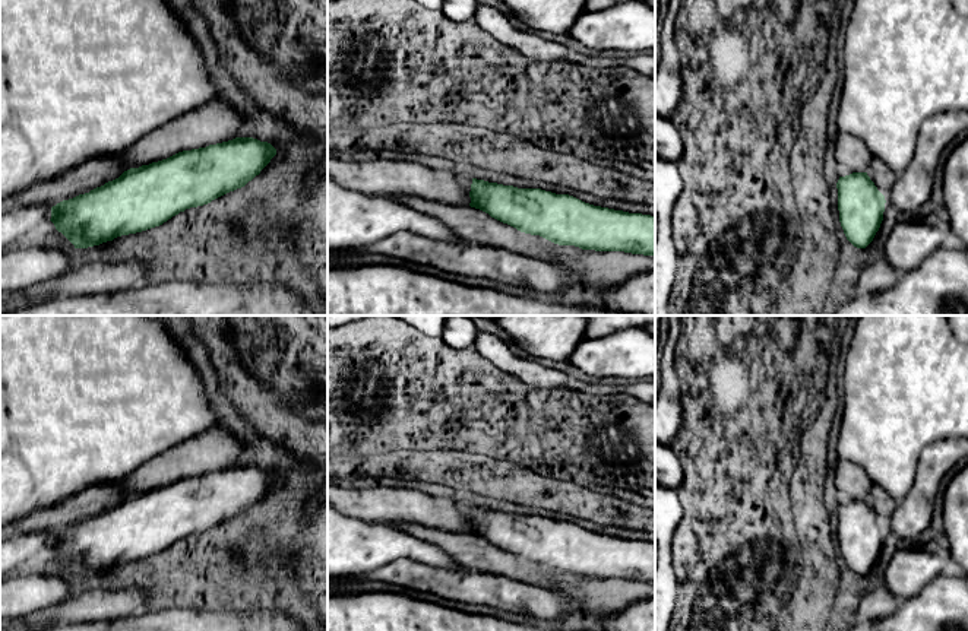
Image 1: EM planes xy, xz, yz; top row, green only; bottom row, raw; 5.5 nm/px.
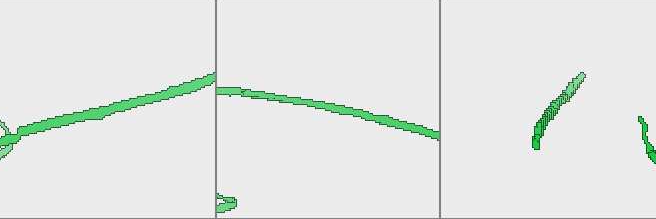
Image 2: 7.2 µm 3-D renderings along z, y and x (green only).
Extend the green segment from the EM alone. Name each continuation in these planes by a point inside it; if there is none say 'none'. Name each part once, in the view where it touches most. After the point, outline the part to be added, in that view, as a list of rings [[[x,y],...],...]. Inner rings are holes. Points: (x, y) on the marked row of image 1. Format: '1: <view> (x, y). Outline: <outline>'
none

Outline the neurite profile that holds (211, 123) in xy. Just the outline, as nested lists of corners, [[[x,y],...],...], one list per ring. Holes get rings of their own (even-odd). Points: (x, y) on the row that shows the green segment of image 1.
[[[211,101],[178,115],[107,158],[120,161],[126,168],[139,168],[167,159],[178,152],[206,148],[247,136],[250,126],[240,111],[228,104]]]

